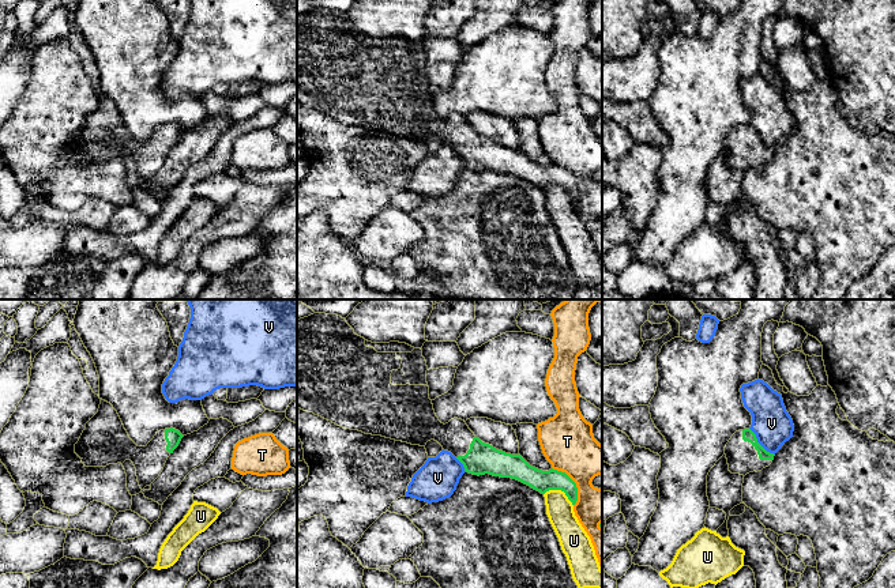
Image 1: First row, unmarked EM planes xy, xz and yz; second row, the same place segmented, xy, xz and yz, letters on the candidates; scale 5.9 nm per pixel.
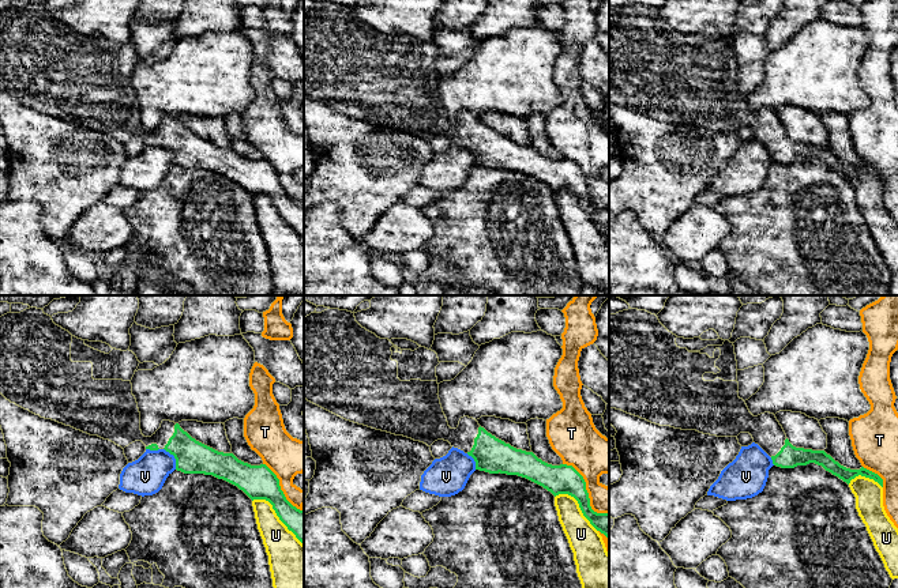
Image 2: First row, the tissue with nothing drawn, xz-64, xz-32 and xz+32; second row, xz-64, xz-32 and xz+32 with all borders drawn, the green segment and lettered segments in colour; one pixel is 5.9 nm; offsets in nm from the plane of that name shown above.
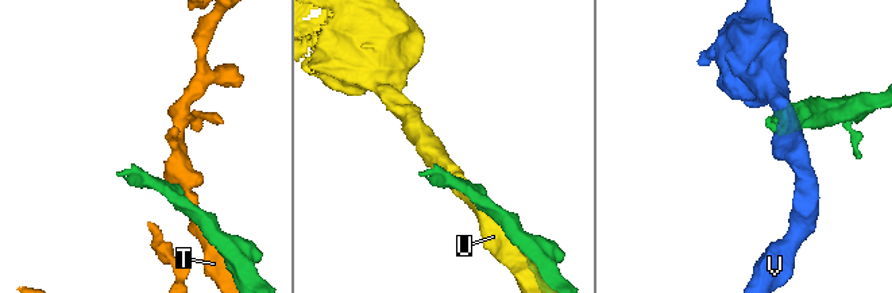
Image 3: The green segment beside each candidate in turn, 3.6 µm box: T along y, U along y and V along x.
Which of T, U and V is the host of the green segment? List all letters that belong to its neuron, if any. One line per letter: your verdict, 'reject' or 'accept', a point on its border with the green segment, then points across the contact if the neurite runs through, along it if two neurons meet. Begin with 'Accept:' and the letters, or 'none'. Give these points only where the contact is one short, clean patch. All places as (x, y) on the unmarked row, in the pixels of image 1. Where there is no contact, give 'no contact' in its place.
Accept: none
T: reject; meets green in xz at (575, 178)
U: reject; meets green in xz at (560, 184)
V: reject; meets green in yz at (758, 138); border along yz (749, 123), (756, 135), (774, 150)

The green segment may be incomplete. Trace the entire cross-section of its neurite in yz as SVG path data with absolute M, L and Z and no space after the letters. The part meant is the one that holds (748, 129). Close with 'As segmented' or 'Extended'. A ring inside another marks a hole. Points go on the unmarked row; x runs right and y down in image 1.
M751 124L736 127L725 142L725 150L732 169L747 170L761 166L774 155L774 148L767 147Z. Extended

